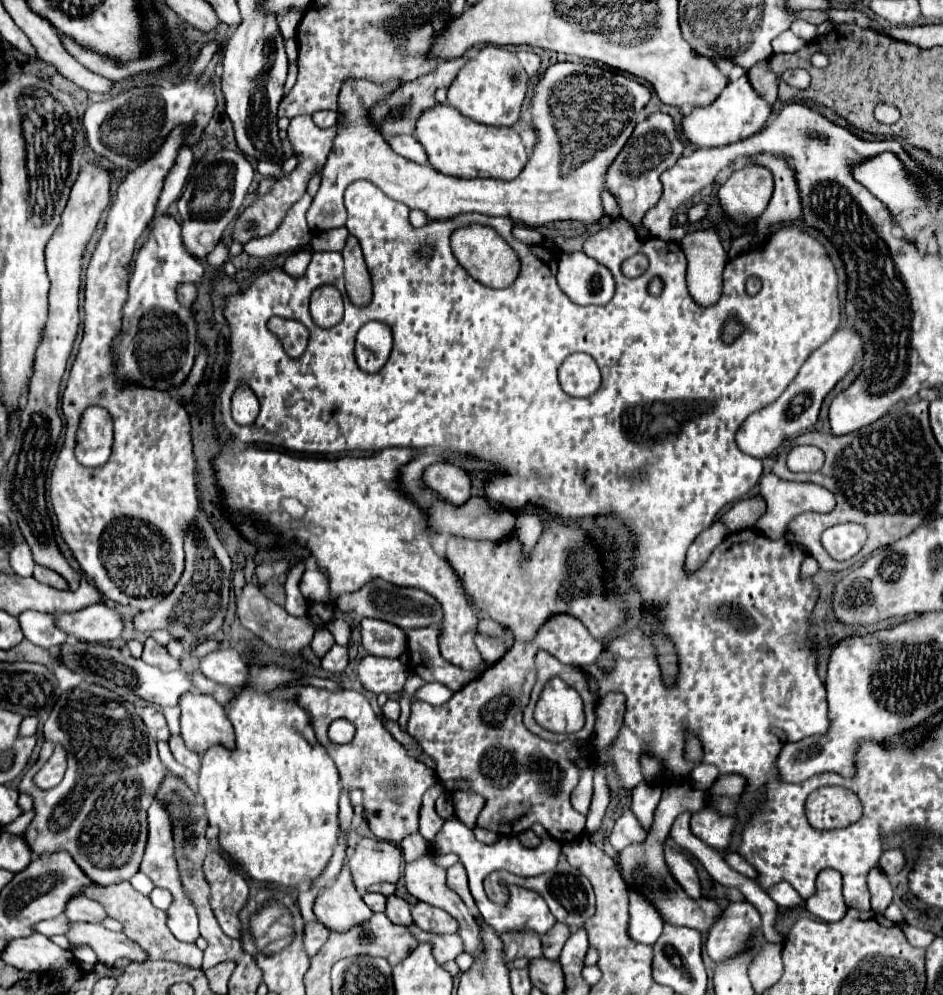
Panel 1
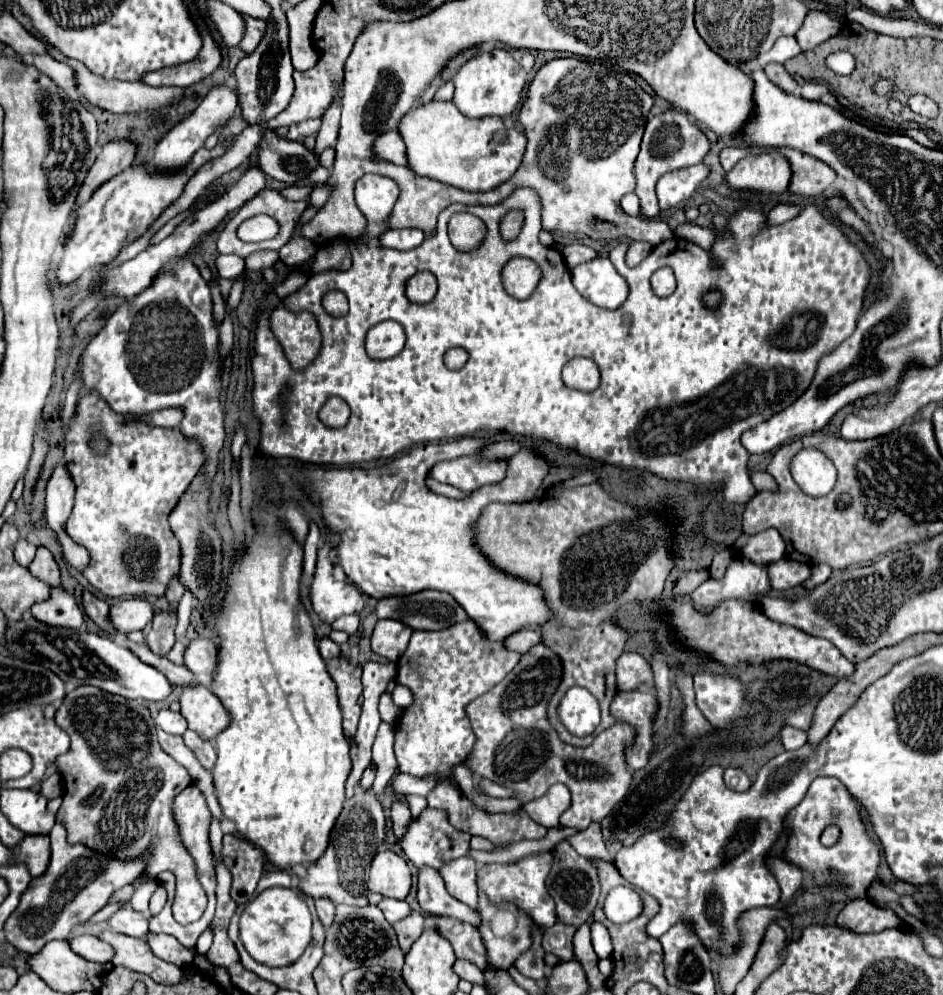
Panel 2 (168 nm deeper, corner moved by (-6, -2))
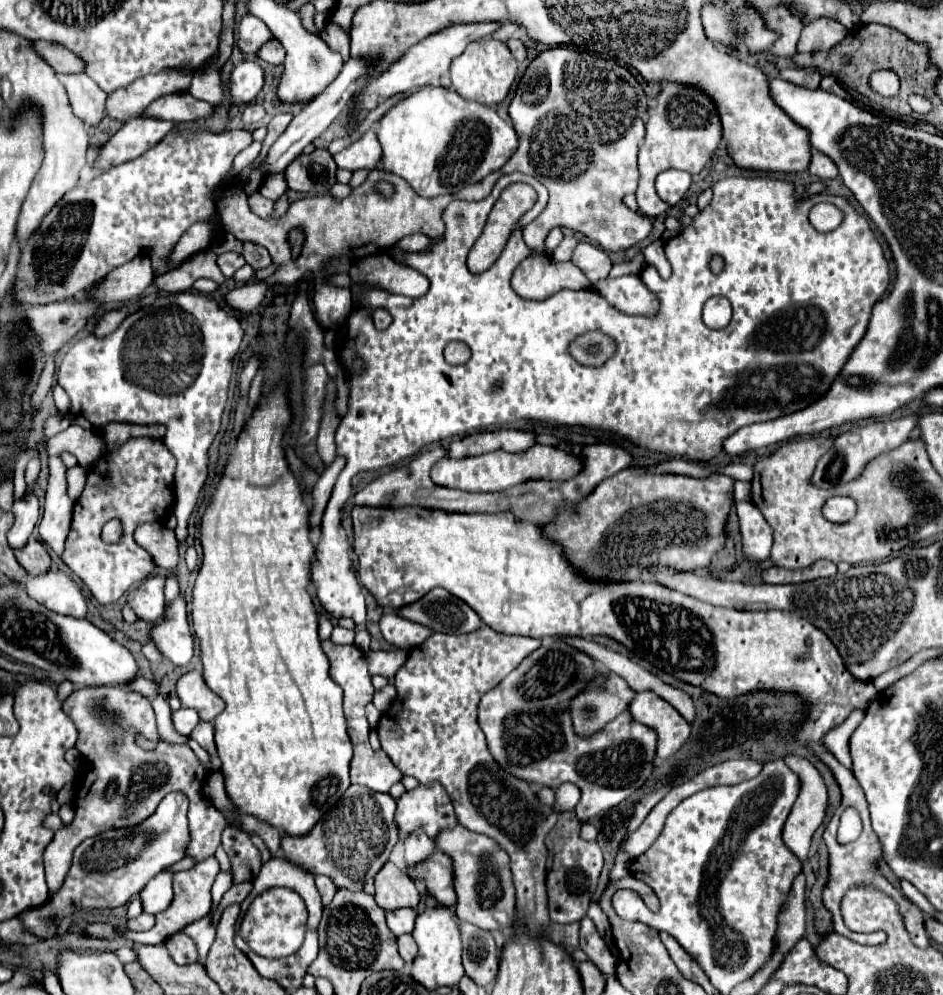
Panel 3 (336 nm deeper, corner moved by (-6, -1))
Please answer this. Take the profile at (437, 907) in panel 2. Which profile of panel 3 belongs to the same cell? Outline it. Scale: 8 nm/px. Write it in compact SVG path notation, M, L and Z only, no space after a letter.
M422 831L418 835L410 835L410 839L404 839L402 843L406 849L406 861L410 867L418 865L434 851L434 841L428 835L422 835Z

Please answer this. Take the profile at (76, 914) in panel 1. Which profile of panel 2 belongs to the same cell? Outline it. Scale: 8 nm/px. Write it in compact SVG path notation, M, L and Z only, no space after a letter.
M124 906L120 908L118 912L114 912L108 920L108 926L114 930L114 932L122 932L126 936L144 936L148 932L148 916L150 912L136 912L132 910L130 906Z

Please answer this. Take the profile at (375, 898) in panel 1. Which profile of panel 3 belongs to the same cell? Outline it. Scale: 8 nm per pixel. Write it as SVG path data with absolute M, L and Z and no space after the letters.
M396 909L396 911L386 913L388 927L396 937L412 933L414 931L414 919L416 919L416 911L412 911L412 909Z

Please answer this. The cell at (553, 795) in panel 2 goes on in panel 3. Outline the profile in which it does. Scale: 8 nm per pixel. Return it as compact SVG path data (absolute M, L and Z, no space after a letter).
M562 783L558 789L556 789L556 803L554 807L558 811L572 811L580 801L580 789L574 785L574 783Z

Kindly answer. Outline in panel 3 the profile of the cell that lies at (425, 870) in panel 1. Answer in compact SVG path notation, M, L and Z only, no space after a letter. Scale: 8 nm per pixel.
M430 783L430 787L418 785L398 799L396 823L400 839L404 839L418 829L424 829L428 837L436 837L442 829L454 827L458 821L446 789L440 783Z

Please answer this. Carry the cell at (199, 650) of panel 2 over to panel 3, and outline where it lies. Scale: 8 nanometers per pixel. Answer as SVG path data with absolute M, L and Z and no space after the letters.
M182 593L168 605L162 621L148 629L148 639L172 663L176 665L190 663L194 637L186 621L186 601Z

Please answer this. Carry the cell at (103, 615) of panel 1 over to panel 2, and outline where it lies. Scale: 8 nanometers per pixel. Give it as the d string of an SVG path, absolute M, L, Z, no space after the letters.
M120 600L110 606L110 624L118 634L128 636L130 632L144 630L152 620L152 608L144 600Z

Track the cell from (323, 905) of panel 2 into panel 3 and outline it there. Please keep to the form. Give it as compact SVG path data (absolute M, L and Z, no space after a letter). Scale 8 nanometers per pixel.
M316 875L316 887L318 887L320 895L322 895L322 903L324 903L324 905L328 905L328 903L330 903L330 899L334 897L334 893L336 893L334 883L332 883L326 875Z

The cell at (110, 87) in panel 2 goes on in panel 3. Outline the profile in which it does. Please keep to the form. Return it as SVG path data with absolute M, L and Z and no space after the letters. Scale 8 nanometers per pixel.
M170 93L152 101L144 111L144 117L168 119L176 123L192 123L192 121L208 119L212 111L214 105L194 99L190 93Z

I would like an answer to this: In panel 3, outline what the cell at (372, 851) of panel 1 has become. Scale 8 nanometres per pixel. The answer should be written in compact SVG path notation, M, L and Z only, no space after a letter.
M386 863L376 875L376 903L384 911L396 911L402 907L416 909L420 903L420 891L404 869L394 863Z

